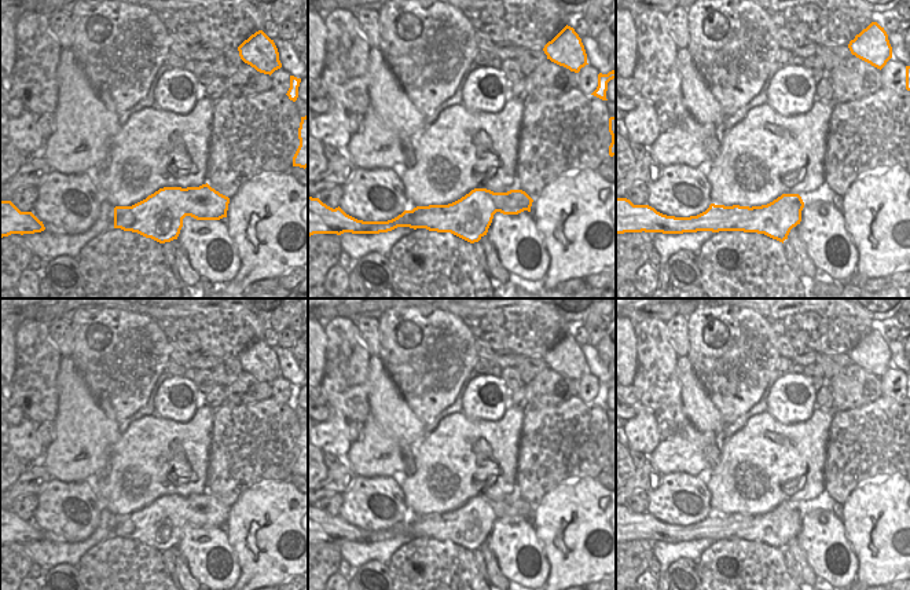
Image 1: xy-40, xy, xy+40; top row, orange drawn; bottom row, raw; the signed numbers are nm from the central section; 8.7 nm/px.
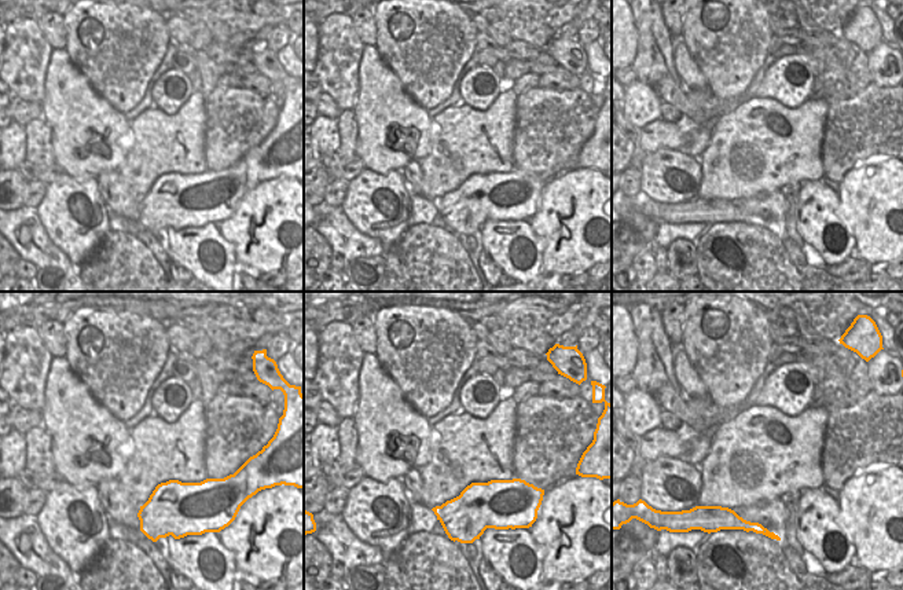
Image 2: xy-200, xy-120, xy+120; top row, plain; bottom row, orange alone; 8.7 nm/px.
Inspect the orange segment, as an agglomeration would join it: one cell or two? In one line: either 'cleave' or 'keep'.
keep

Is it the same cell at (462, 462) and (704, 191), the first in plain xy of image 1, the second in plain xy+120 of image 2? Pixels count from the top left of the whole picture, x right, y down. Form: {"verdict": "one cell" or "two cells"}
{"verdict": "one cell"}

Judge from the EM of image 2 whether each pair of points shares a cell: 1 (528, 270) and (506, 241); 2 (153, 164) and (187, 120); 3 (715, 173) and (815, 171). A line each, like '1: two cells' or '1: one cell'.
1: one cell
2: one cell
3: one cell

